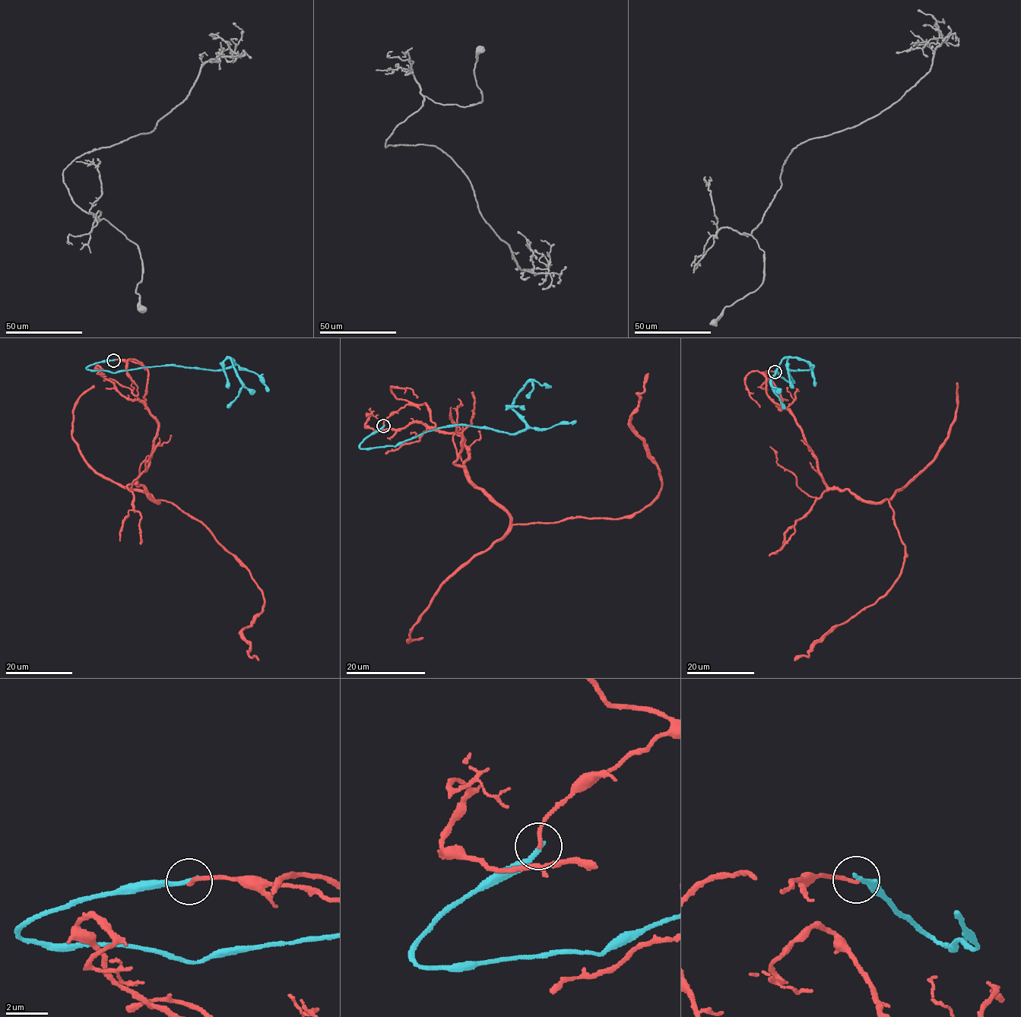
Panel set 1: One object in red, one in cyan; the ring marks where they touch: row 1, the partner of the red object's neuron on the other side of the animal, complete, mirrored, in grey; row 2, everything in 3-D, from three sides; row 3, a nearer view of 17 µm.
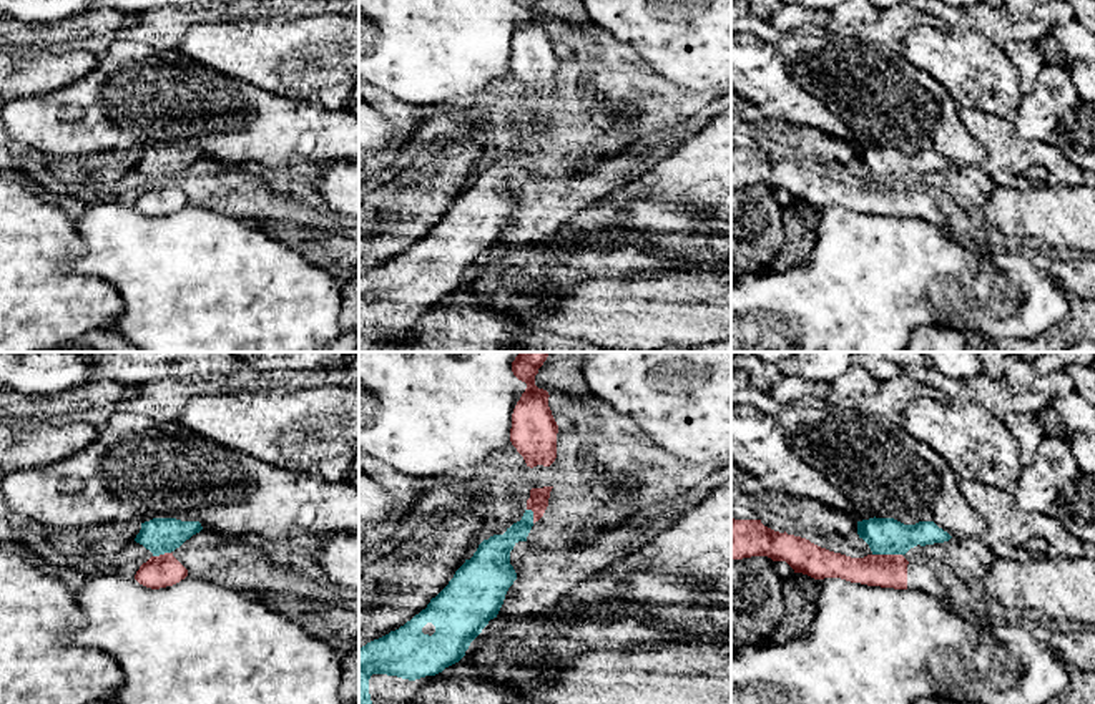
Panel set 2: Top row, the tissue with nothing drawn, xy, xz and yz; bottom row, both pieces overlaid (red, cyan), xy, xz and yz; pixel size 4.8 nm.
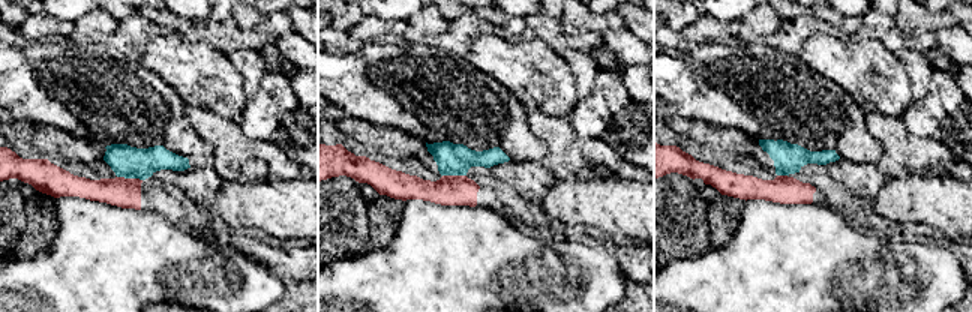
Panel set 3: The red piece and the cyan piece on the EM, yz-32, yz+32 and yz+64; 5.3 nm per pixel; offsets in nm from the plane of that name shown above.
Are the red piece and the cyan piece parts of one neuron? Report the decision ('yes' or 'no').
no

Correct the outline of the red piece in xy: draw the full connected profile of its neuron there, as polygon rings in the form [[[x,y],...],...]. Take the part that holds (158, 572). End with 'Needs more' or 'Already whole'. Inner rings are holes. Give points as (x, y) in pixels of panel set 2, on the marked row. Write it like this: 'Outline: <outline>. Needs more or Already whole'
Outline: [[[164,553],[151,556],[143,563],[135,574],[135,579],[146,588],[160,589],[173,586],[186,576],[188,570],[173,556],[173,553]]]. Already whole

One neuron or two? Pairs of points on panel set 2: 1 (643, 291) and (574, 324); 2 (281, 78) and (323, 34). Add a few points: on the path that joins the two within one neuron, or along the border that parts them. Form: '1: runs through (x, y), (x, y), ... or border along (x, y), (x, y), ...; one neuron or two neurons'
1: runs through (627, 308), (623, 311), (590, 311); one neuron
2: runs through (293, 67), (314, 45); one neuron

